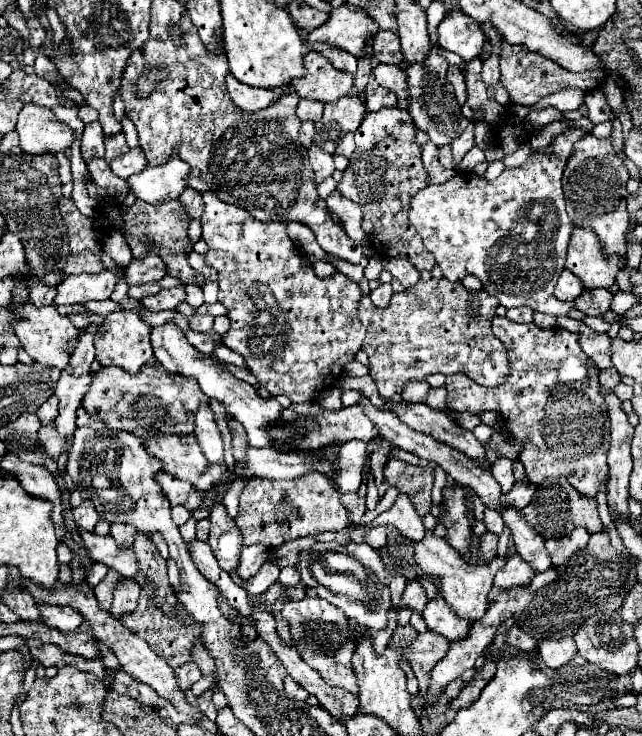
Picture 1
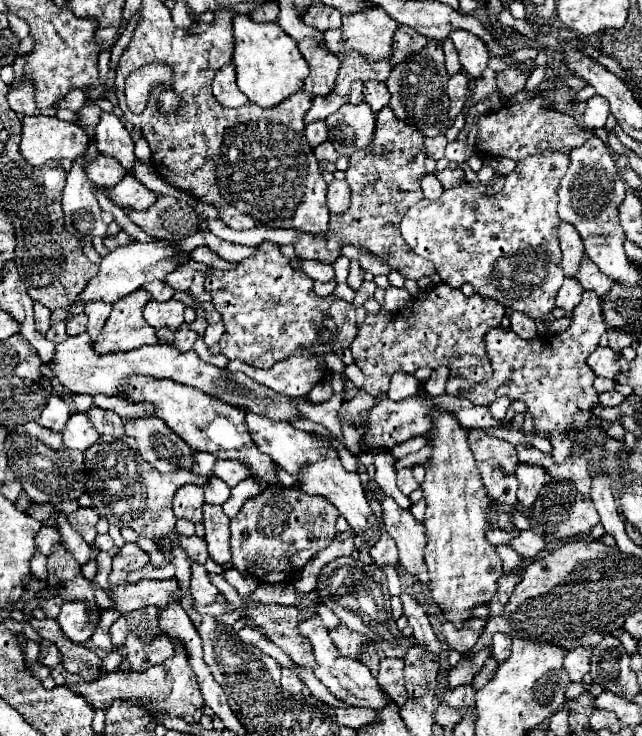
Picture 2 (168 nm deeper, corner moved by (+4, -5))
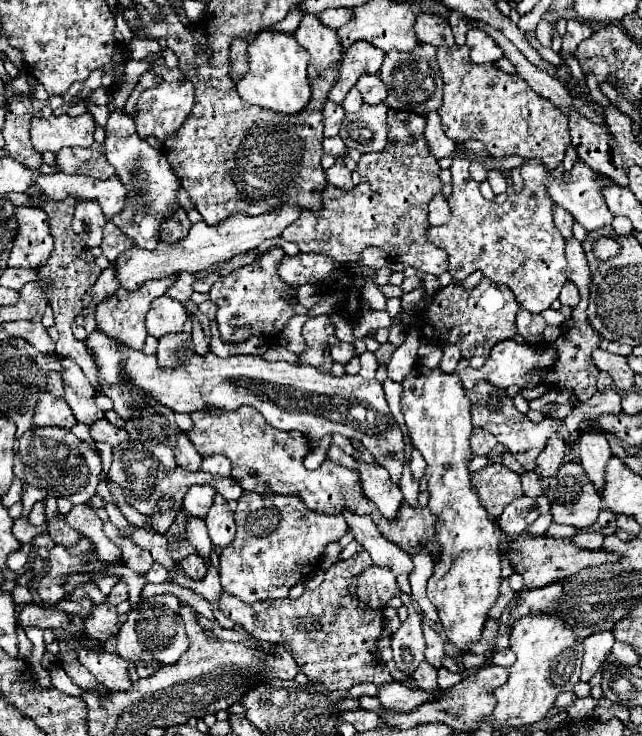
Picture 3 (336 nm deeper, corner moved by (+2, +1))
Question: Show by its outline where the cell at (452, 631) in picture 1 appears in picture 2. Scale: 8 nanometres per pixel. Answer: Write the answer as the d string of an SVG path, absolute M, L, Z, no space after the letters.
M472 618L472 620L468 620L468 628L464 628L464 632L460 632L460 630L452 628L452 624L448 624L444 620L440 630L442 630L446 642L452 646L452 650L456 650L460 654L468 654L474 648L474 644L478 642L484 626L486 626L486 620Z

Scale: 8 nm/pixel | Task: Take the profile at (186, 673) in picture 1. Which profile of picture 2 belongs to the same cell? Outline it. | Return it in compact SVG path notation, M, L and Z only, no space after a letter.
M172 640L172 644L174 644L174 656L168 658L166 664L152 666L142 674L138 672L114 672L114 674L102 672L100 678L86 682L86 680L80 680L80 676L72 676L70 672L64 672L64 666L58 664L56 668L52 668L52 678L56 680L58 686L68 686L72 688L72 692L86 698L86 702L94 710L106 710L108 706L112 706L112 702L120 700L120 702L130 702L134 706L144 708L148 716L156 716L156 714L170 714L178 718L192 716L196 710L204 708L204 698L202 698L196 674L192 672L188 664L188 654L186 654L184 644L180 644L178 640Z

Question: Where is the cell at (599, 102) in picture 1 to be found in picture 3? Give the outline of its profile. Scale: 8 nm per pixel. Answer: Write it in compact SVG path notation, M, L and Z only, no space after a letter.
M464 152L456 154L450 170L454 180L454 190L448 198L450 220L442 226L428 226L426 230L430 244L448 252L448 272L456 280L462 280L480 270L490 282L508 286L520 308L532 314L550 308L566 282L566 242L554 226L554 202L546 194L546 182L552 178L552 170L536 158L524 160L520 166L524 188L518 194L510 194L504 204L486 200L480 194L476 180L470 178Z

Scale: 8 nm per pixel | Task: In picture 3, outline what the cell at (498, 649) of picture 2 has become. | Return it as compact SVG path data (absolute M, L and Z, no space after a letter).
M506 648L506 650L500 650L500 652L496 652L496 654L494 654L492 664L496 664L496 666L512 666L512 662L514 662L514 660L516 660L514 652L512 652L510 648Z

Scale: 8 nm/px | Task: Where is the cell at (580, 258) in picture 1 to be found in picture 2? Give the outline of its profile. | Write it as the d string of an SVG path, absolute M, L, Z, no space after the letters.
M560 222L558 226L558 238L560 238L560 248L562 248L562 268L566 276L576 276L580 260L584 256L584 248L580 248L580 236L576 236L576 230L572 224Z

